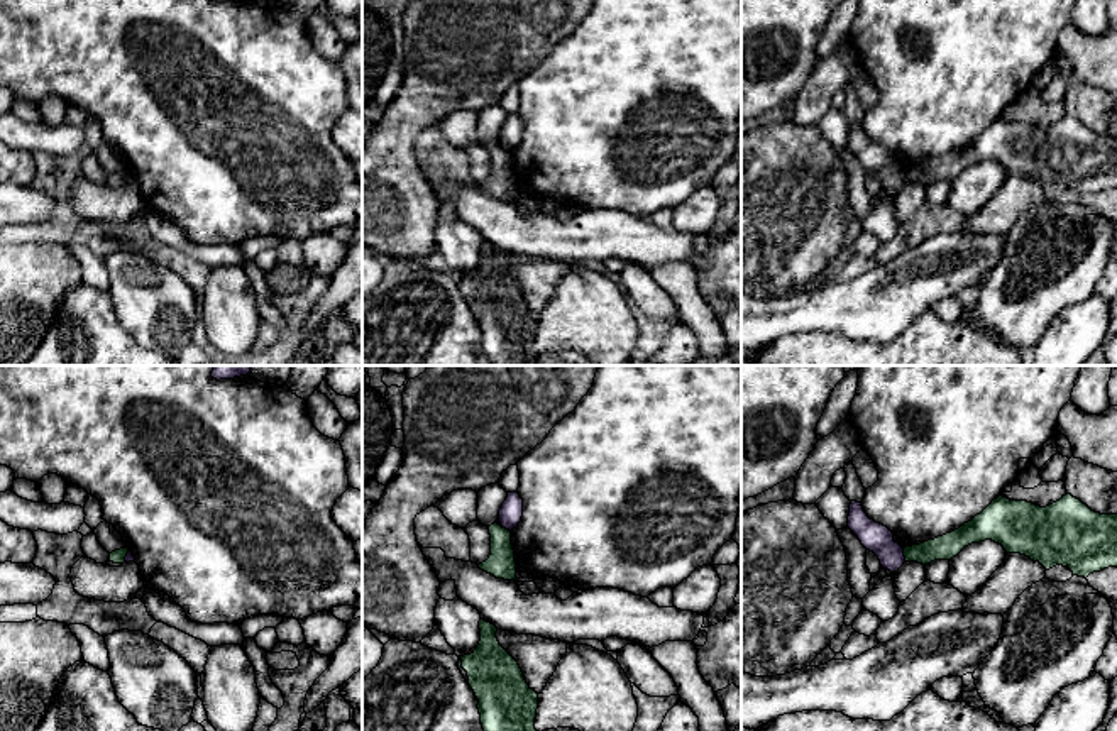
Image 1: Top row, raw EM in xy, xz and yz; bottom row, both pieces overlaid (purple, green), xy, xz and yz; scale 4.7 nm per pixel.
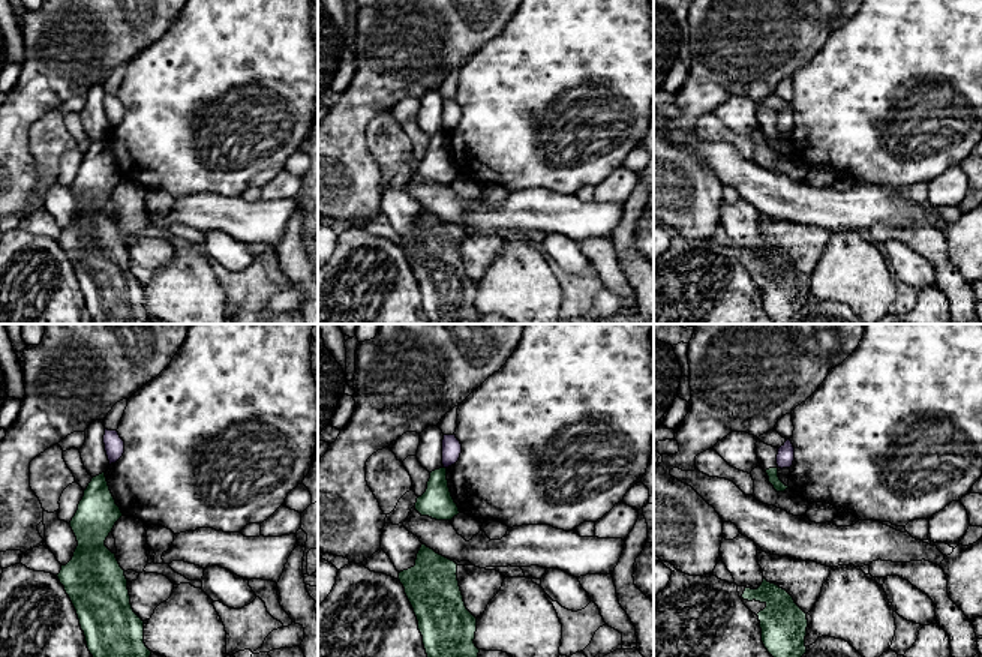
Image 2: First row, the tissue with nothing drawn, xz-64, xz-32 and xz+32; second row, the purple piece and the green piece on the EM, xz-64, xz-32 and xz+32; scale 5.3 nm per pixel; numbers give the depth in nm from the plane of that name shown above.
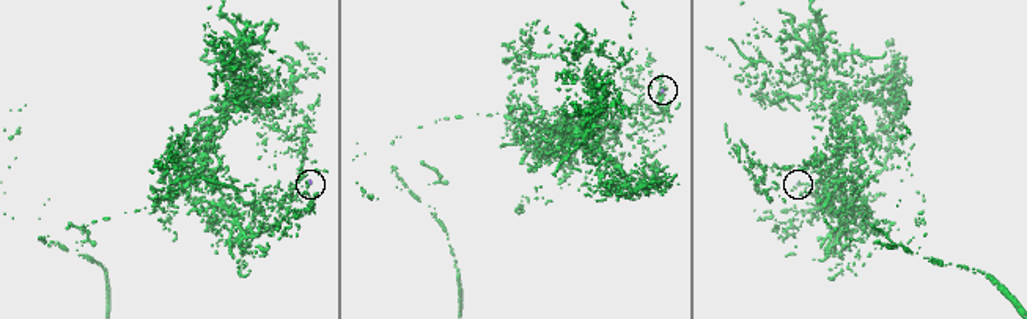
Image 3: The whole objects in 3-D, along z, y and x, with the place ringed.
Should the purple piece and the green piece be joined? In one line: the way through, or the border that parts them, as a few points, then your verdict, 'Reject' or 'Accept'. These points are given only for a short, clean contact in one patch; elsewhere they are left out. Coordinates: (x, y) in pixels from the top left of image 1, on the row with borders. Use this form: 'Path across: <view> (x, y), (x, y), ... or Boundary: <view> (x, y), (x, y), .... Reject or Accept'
Boundary: yz (902, 549), (906, 560). Reject

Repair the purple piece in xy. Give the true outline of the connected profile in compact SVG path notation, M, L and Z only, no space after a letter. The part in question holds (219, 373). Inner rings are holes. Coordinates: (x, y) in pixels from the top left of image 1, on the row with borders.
M215 366L212 371L212 377L220 379L234 379L240 376L247 376L252 366Z

